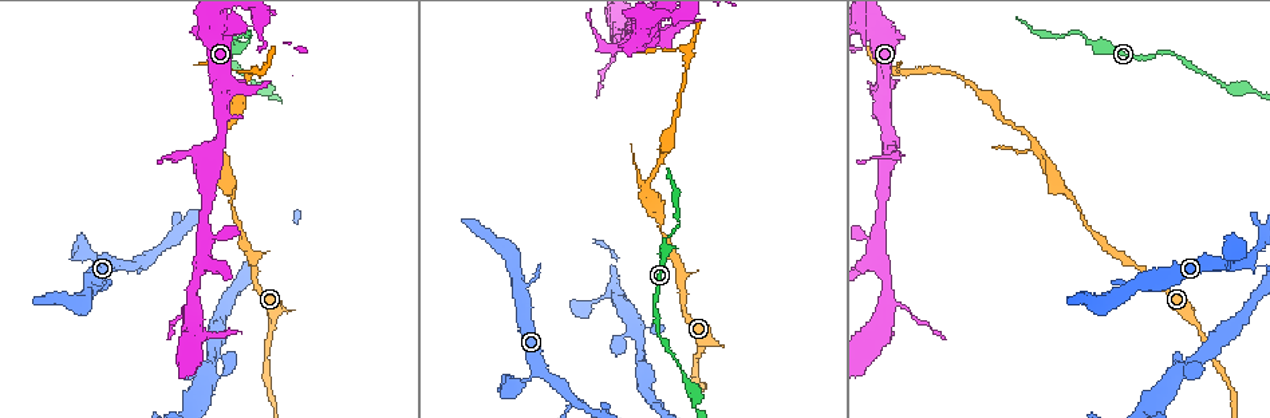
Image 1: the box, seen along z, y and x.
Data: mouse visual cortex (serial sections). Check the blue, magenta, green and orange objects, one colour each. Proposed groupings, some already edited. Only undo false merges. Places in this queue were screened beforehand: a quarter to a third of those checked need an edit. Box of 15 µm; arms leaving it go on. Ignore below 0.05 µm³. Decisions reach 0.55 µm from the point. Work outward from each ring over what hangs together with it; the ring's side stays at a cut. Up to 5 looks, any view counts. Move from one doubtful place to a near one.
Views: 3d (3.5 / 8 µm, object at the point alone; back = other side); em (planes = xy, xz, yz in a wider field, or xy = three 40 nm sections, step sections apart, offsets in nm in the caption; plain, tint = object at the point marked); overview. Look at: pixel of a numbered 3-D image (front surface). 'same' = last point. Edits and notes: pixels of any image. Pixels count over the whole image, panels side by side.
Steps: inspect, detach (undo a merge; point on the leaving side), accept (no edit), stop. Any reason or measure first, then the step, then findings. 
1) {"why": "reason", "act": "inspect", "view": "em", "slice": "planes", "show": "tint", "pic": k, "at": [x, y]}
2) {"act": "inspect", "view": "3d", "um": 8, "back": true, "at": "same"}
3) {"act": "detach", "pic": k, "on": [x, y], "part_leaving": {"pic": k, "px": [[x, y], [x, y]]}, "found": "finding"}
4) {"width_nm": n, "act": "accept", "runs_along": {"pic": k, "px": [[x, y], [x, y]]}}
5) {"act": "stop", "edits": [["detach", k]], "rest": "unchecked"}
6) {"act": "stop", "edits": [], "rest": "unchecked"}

{"why": "thin arm on a thick one", "act": "inspect", "view": "3d", "um": 3.5, "pic": 1, "at": [574, 399]}

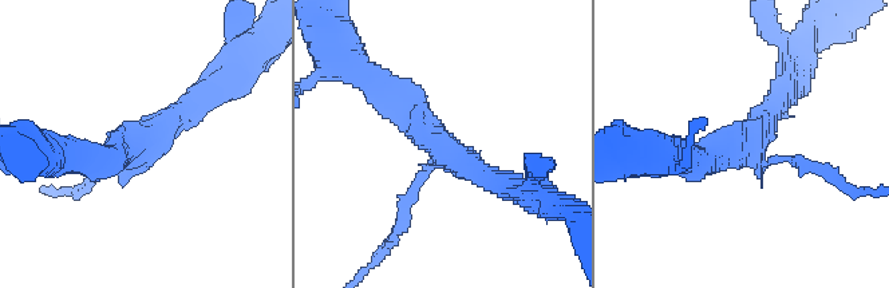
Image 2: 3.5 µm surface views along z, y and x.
{"arms": 3, "arm_widths_nm": [100, 250, 400], "why": "need the tissue", "act": "inspect", "view": "em", "slice": "xy", "step": 1, "show": "tint", "pic": 2, "at": [438, 146]}

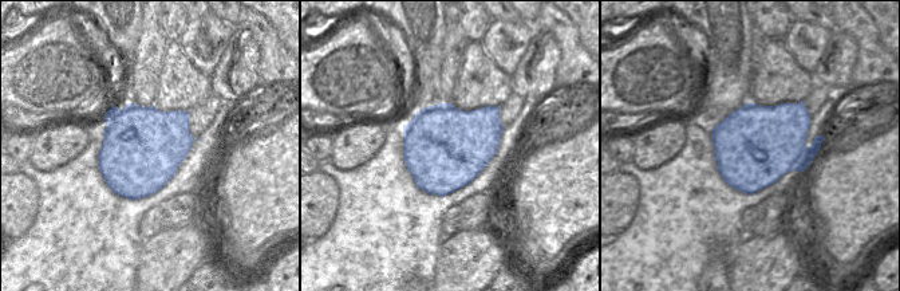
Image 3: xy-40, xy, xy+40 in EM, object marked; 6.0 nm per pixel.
{"act": "detach", "pic": 2, "on": [403, 208], "part_leaving": {"pic": 2, "px": [[429, 169], [392, 231]]}, "found": "a second cell is stuck on"}

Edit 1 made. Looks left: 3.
{"why": "redraw", "act": "inspect", "view": "overview"}

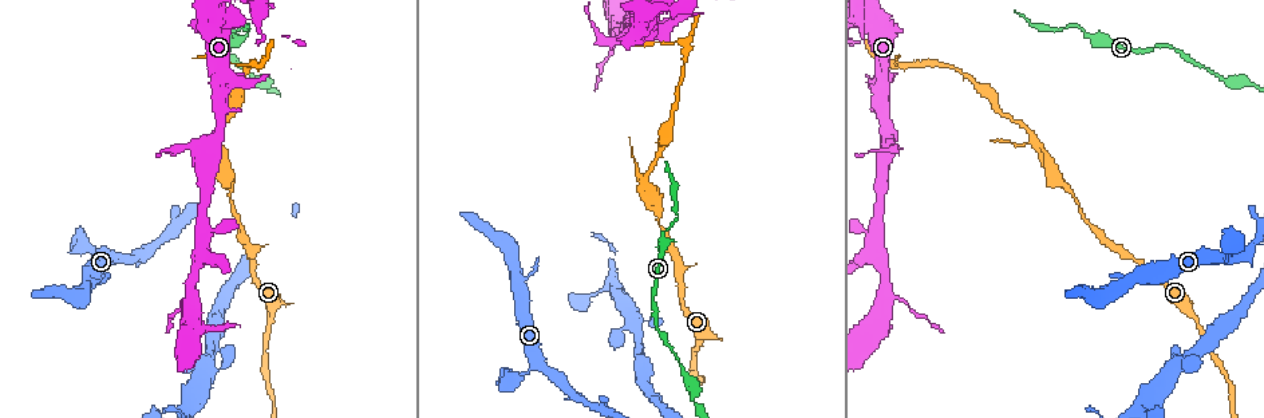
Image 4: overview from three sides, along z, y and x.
{"why": "thick turns thin", "act": "inspect", "view": "3d", "um": 3.5, "back": true, "pic": 4, "at": [1082, 31]}

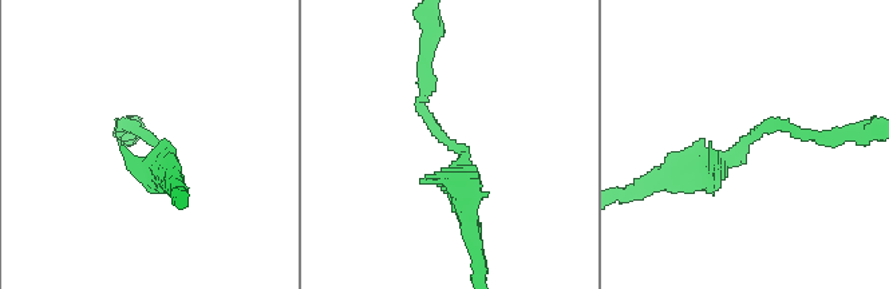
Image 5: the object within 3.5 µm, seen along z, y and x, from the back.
{"arm_widths_nm": [150, 350], "why": "need the tissue", "act": "inspect", "view": "em", "slice": "xy", "step": 3, "show": "tint", "pic": 5, "at": [748, 136]}

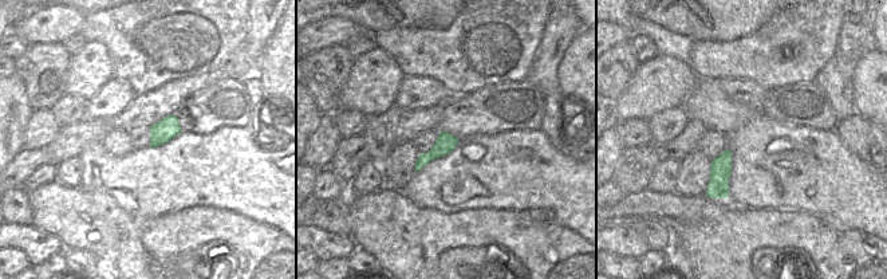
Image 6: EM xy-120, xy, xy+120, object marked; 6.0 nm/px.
{"act": "accept", "found": "one cell here"}

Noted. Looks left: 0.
{"act": "stop", "edits": [["detach", 2]], "rest": "unchecked"}

